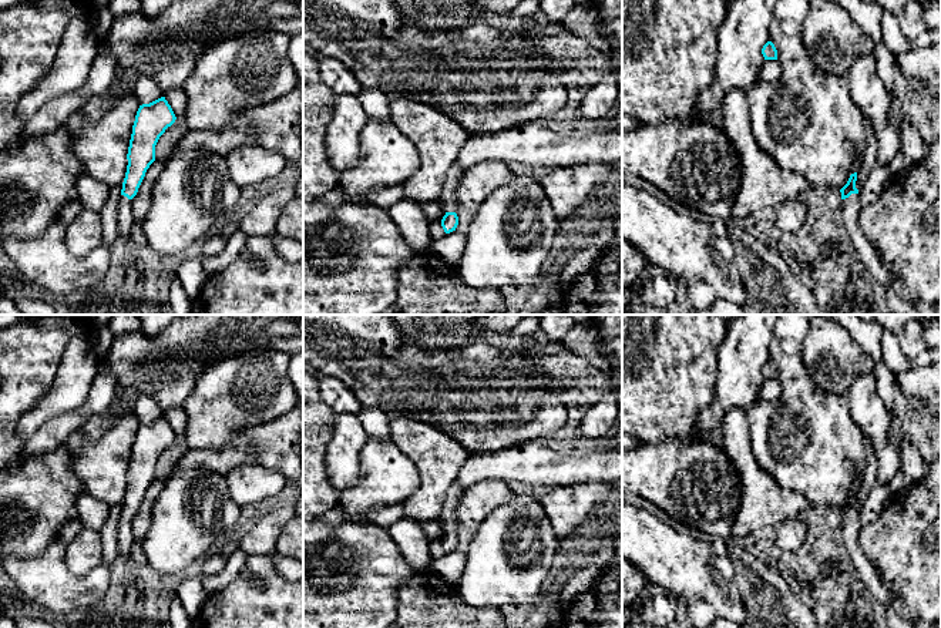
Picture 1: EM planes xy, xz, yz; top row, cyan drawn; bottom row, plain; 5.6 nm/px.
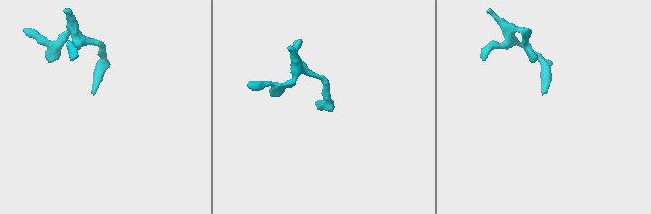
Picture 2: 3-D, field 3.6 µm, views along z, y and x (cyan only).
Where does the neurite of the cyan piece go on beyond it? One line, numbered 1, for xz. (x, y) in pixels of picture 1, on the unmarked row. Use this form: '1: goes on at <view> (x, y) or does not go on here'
1: does not go on here

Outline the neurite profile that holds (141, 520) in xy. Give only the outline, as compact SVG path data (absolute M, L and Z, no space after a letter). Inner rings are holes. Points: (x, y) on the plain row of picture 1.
M167 477L165 478L155 478L149 487L145 491L145 496L138 507L137 514L131 518L131 525L132 525L132 547L131 547L131 558L140 564L148 564L147 555L142 550L142 545L140 544L144 541L149 524L151 524L151 508L158 497L158 494L162 491L165 486Z

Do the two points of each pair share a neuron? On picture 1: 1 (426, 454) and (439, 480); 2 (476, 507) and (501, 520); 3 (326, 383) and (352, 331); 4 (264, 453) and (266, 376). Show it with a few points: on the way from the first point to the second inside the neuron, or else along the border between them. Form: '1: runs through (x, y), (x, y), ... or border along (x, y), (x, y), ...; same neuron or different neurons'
1: runs through (432, 460), (437, 466), (437, 474); same neuron
2: border along (514, 493), (481, 521), (470, 543); different neurons
3: border along (322, 375), (338, 378), (356, 396); different neurons
4: border along (288, 410), (269, 422), (244, 427), (234, 436); different neurons

